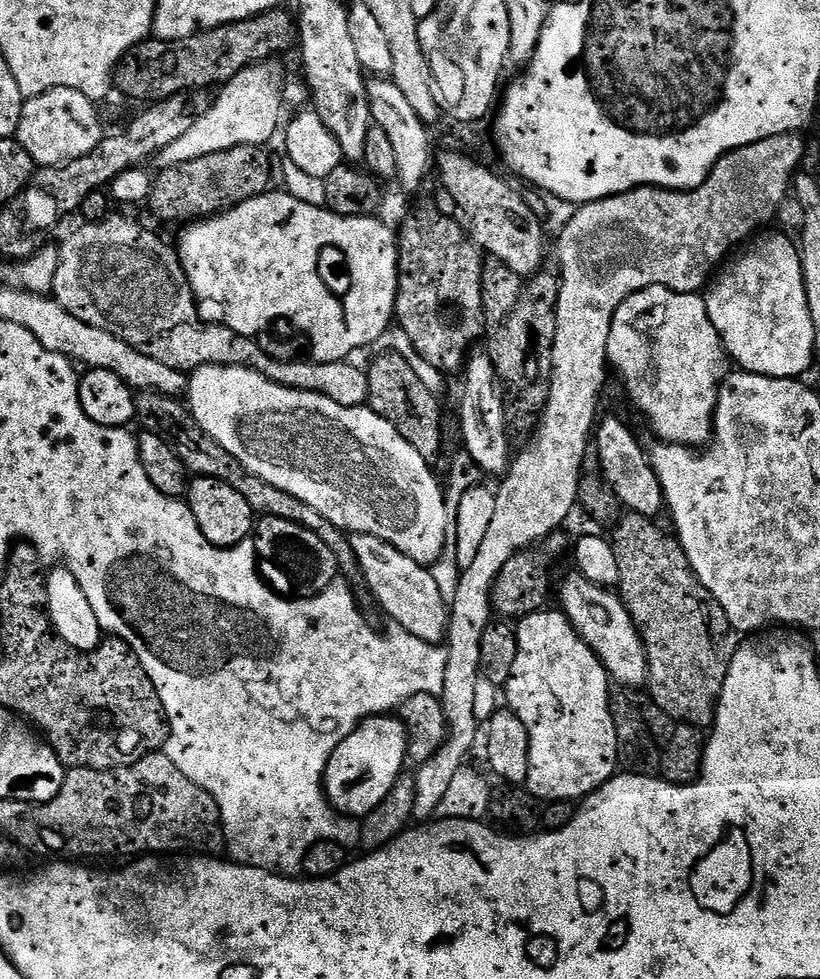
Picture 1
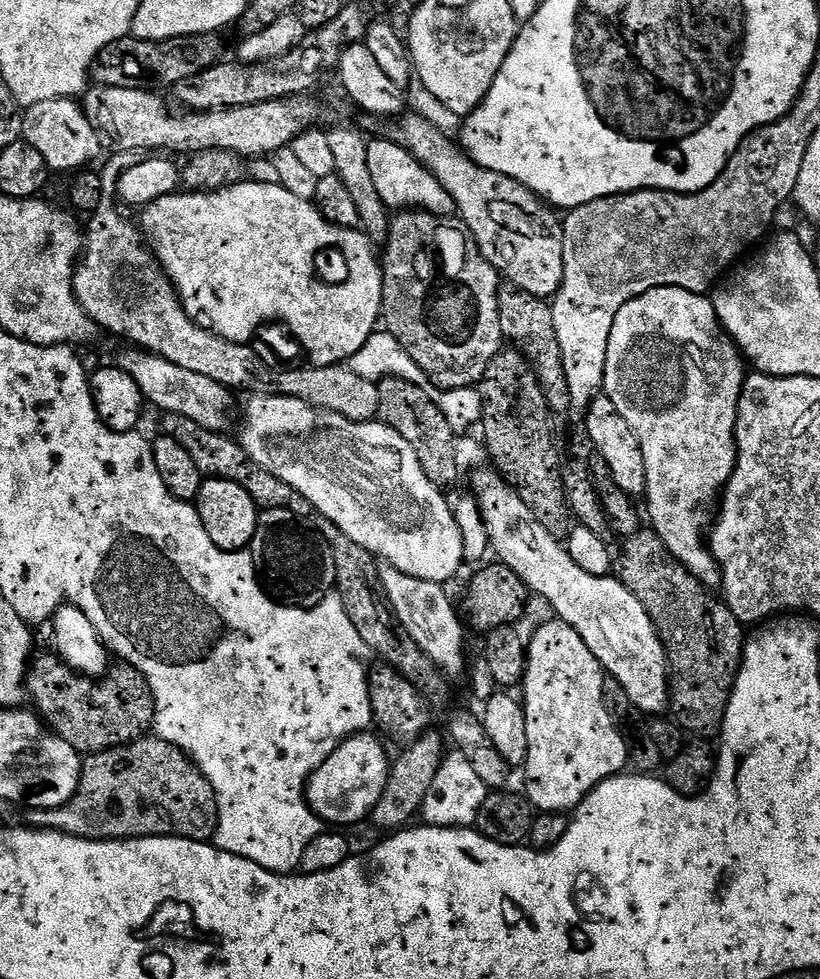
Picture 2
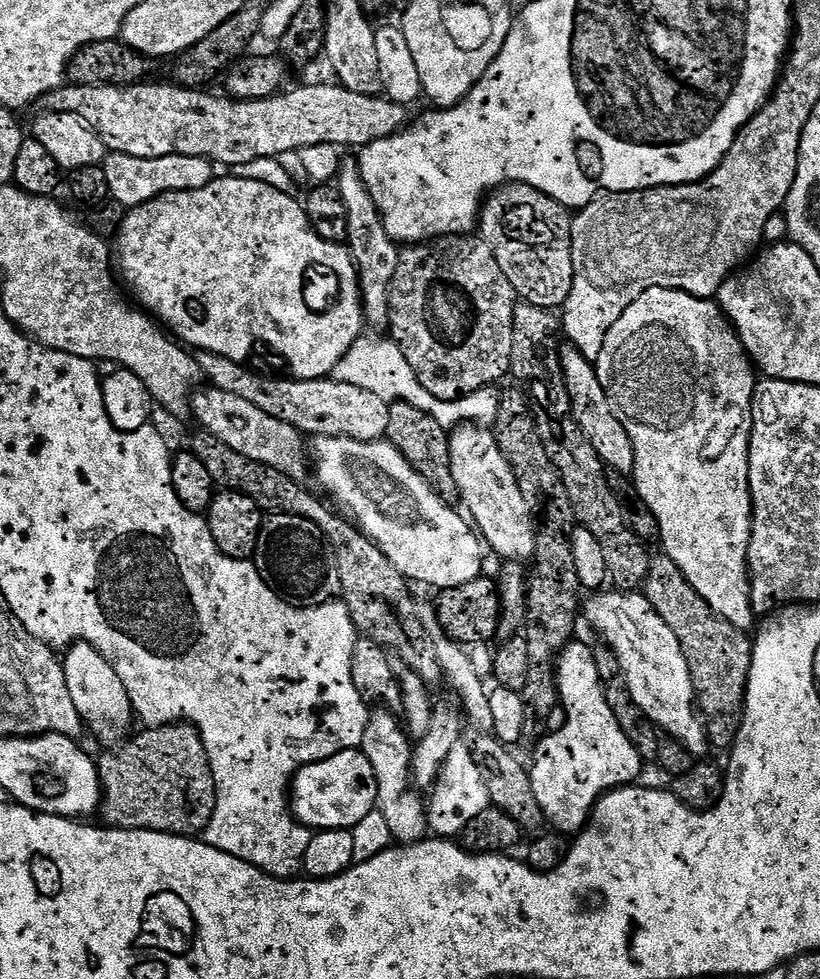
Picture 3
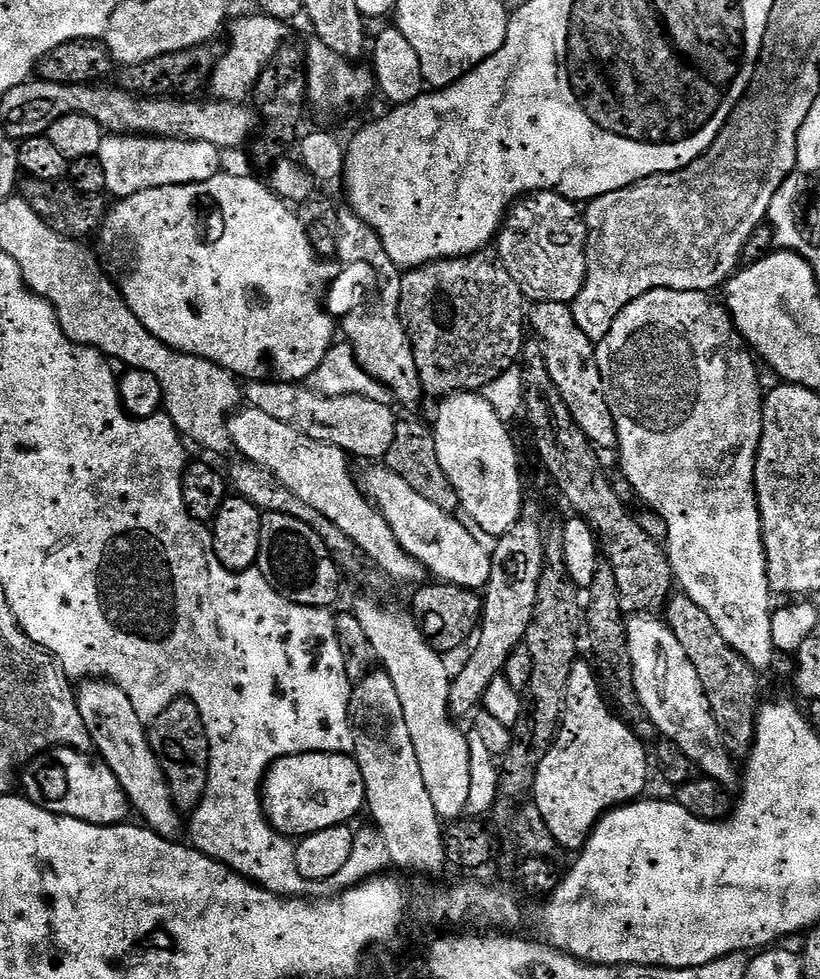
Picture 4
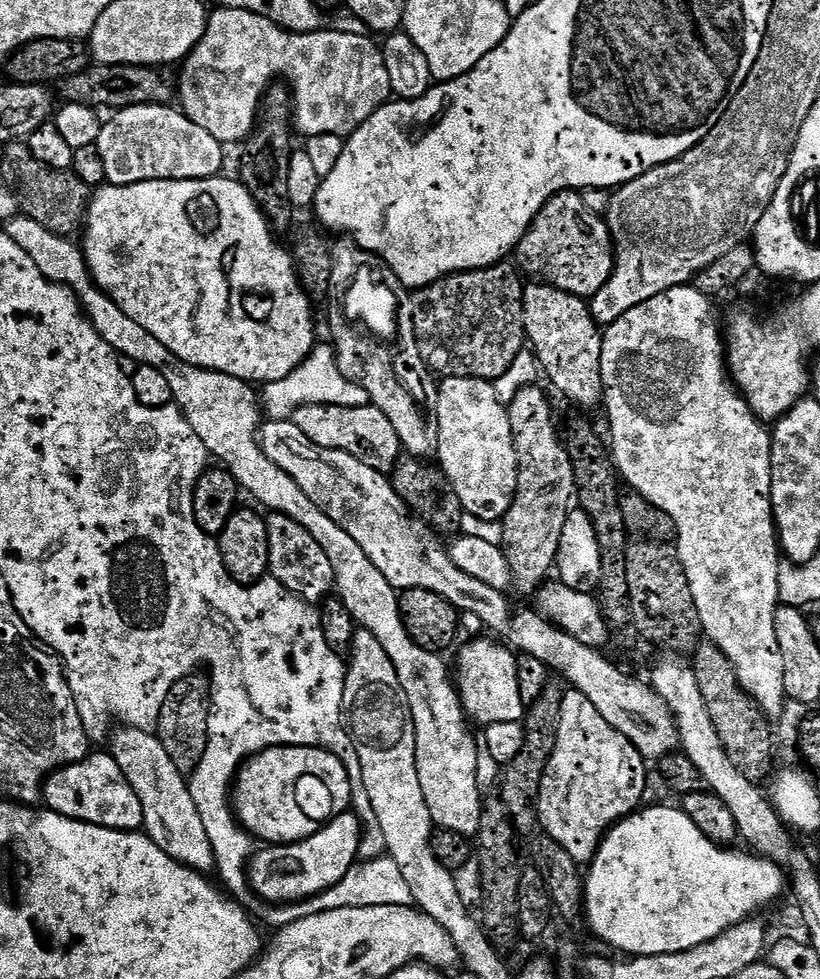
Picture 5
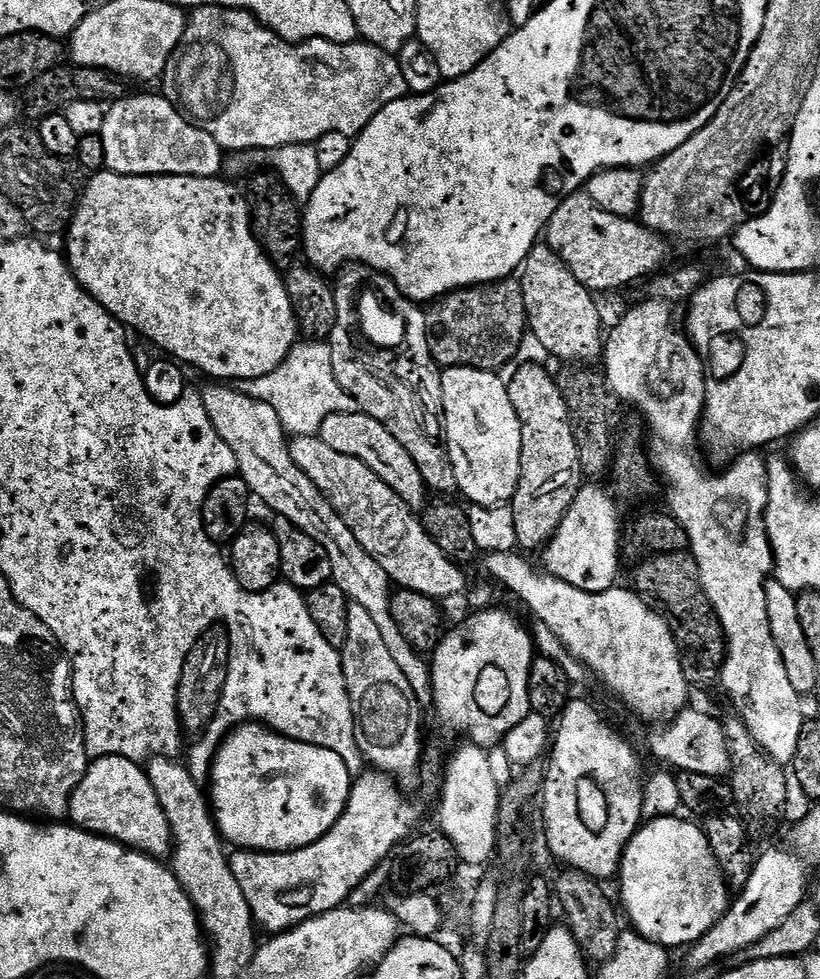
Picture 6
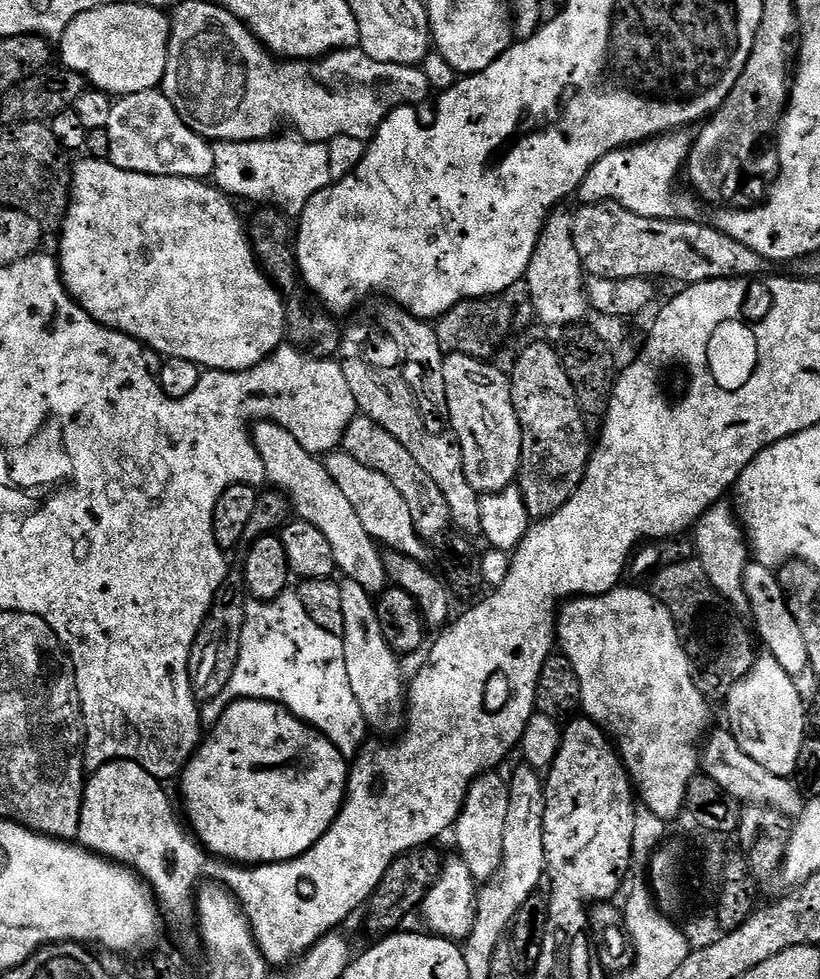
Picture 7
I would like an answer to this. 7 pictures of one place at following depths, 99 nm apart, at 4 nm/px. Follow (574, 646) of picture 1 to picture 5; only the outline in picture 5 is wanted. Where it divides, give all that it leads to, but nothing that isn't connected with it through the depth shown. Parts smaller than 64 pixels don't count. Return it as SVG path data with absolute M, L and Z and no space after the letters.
M575 690L565 691L554 754L546 766L540 797L536 799L538 820L540 816L541 826L548 831L545 832L547 839L558 842L558 846L562 846L566 854L573 856L577 862L590 862L596 857L601 842L612 826L625 820L645 803L649 771L644 755L625 736L618 734L618 730L614 730L614 726L610 726L610 722L606 722L598 710L594 710L586 694Z

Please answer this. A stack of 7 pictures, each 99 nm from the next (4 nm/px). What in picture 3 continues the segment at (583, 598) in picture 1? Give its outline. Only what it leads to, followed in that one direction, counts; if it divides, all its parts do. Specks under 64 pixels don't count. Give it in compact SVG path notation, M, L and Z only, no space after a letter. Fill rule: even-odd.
M465 422L451 429L448 438L448 461L454 482L460 491L459 503L468 507L467 515L475 531L508 562L528 562L536 554L536 530L532 515L518 490L518 482L510 462L498 450L495 435L487 427ZM600 590L588 601L583 601L582 616L592 623L592 628L601 636L603 643L612 649L624 671L624 683L632 700L643 710L645 716L656 725L661 733L678 741L693 758L704 758L710 749L708 733L702 727L695 701L696 691L690 678L690 666L686 666L686 654L682 654L682 646L678 638L674 638L674 630L662 622L662 618L650 606L650 602L636 590Z

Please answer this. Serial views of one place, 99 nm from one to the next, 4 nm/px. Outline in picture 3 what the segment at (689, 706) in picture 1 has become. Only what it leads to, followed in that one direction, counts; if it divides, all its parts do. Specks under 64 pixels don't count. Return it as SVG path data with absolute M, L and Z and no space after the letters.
M653 555L648 562L648 573L642 585L642 595L654 606L656 613L674 630L674 638L686 654L686 666L690 666L690 678L696 691L695 701L699 715L706 725L709 741L713 745L731 745L734 733L740 727L744 711L744 691L748 685L753 641L747 631L735 628L723 620L686 582L678 566L669 556Z

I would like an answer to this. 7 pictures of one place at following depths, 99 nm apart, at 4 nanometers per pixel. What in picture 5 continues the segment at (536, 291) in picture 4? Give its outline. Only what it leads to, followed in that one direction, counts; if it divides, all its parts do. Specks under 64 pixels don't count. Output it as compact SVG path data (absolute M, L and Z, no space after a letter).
M565 190L557 196L552 196L546 206L542 206L542 210L528 227L528 232L520 240L519 256L524 263L523 271L528 271L532 278L543 278L558 290L569 292L572 296L591 298L598 294L598 290L602 290L602 286L606 286L612 276L614 245L607 219L590 211L579 191Z

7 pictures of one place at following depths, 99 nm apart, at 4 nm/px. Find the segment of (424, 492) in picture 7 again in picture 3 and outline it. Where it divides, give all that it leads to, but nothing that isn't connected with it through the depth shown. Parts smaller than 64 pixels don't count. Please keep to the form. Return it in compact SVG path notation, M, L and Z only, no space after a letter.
M200 352L198 356L203 379L226 394L238 394L245 402L266 410L270 418L278 418L294 426L301 434L318 436L345 436L362 442L383 440L388 435L390 426L389 401L362 390L359 386L350 386L347 382L338 382L331 378L323 380L298 380L287 378L279 380L276 376L259 376L251 372L239 360L222 358L213 352Z

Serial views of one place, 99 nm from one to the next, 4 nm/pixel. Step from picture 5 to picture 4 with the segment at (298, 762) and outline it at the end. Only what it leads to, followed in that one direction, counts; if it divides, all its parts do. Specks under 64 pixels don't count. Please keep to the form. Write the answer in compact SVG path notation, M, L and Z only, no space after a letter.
M307 752L301 756L283 756L272 763L264 777L262 803L276 831L289 838L303 838L327 828L338 828L365 811L362 770L348 754Z

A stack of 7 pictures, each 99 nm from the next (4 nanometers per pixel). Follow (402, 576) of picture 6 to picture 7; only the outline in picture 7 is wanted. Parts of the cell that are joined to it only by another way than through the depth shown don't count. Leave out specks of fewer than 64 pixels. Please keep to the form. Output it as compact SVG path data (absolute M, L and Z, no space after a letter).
M343 450L327 453L323 457L323 462L330 478L338 482L342 494L346 494L350 501L350 506L354 506L354 514L358 514L362 526L366 526L366 534L370 534L377 545L401 552L411 560L425 559L426 544L420 539L410 518L410 506L406 506L406 498L402 498L402 494L394 490L394 482L390 482L390 478L378 474L378 470L370 470L370 466L362 466L358 458L350 458L350 454Z

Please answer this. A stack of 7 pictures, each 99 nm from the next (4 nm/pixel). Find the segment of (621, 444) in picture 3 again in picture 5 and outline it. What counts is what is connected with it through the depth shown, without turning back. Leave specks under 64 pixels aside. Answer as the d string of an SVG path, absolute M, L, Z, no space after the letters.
M532 282L524 290L524 318L527 343L535 352L543 375L565 396L584 408L592 408L604 399L602 386L601 325L581 297L572 296L547 282Z

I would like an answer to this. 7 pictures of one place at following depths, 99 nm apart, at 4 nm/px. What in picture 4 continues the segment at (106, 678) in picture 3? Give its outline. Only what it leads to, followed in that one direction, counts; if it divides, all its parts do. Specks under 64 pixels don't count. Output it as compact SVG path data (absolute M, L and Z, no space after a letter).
M89 678L79 685L78 703L82 722L86 722L86 730L90 730L93 749L99 759L110 766L110 770L114 770L114 778L118 778L122 790L128 795L129 805L135 815L137 812L144 819L141 821L159 836L179 837L182 813L172 801L170 786L148 741L146 722L138 718L138 710L134 710L130 698L126 698L117 684Z

